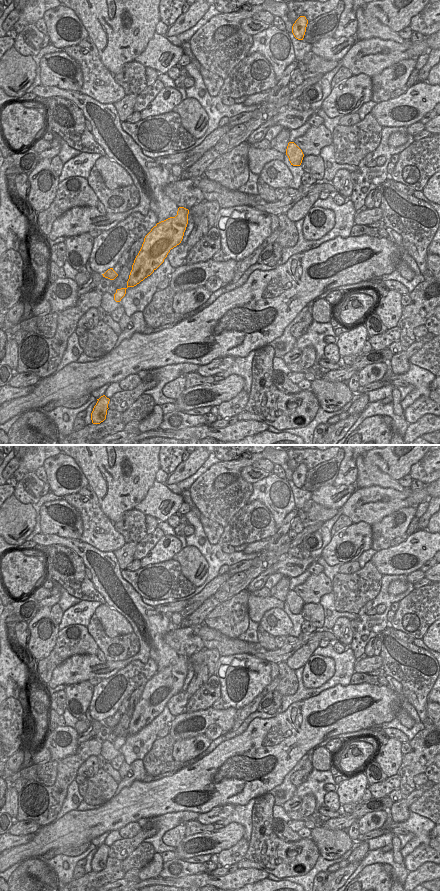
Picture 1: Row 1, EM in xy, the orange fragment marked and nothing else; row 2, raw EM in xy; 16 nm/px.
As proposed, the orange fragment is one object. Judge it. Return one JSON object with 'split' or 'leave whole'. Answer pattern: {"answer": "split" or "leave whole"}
{"answer": "leave whole"}

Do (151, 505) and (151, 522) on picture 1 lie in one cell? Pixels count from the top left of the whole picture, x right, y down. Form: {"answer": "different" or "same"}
{"answer": "different"}

